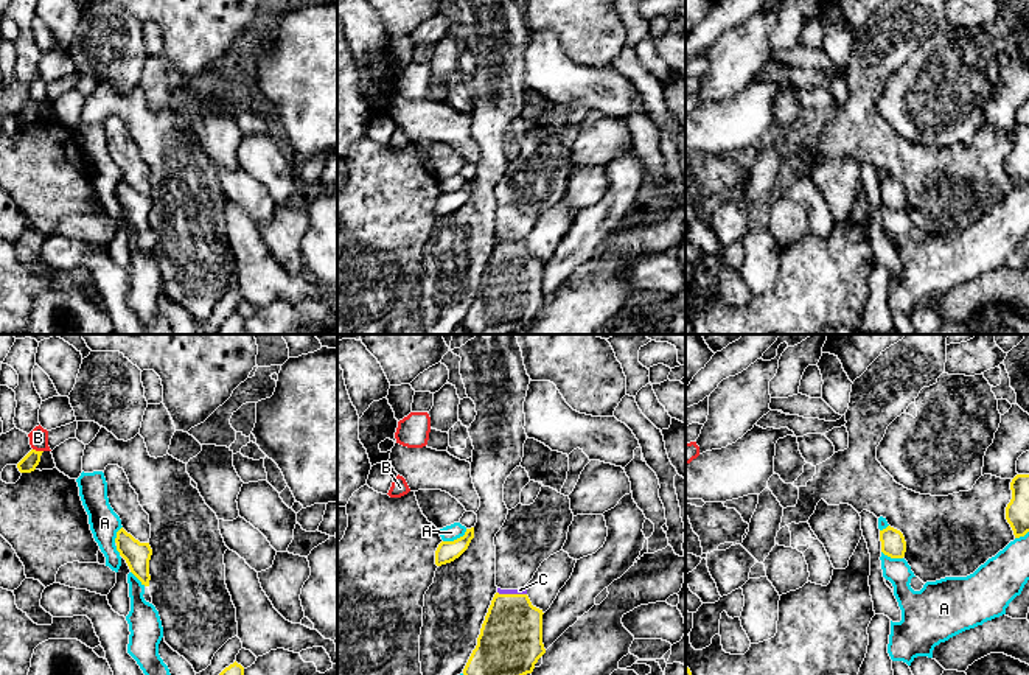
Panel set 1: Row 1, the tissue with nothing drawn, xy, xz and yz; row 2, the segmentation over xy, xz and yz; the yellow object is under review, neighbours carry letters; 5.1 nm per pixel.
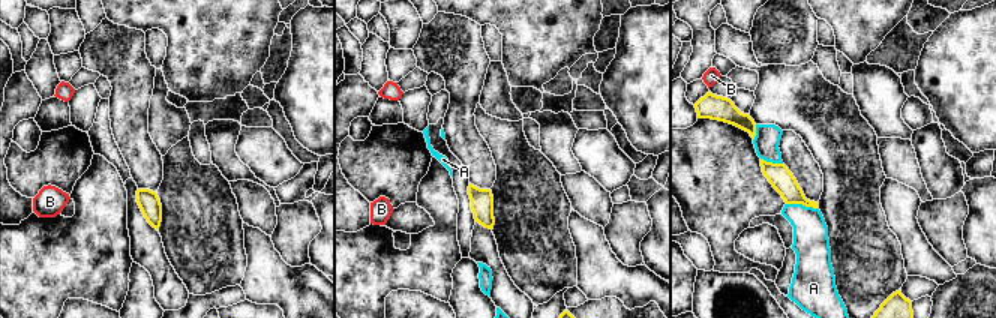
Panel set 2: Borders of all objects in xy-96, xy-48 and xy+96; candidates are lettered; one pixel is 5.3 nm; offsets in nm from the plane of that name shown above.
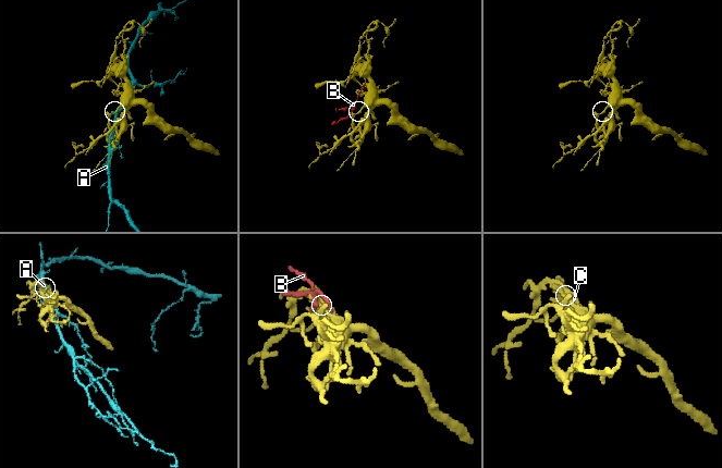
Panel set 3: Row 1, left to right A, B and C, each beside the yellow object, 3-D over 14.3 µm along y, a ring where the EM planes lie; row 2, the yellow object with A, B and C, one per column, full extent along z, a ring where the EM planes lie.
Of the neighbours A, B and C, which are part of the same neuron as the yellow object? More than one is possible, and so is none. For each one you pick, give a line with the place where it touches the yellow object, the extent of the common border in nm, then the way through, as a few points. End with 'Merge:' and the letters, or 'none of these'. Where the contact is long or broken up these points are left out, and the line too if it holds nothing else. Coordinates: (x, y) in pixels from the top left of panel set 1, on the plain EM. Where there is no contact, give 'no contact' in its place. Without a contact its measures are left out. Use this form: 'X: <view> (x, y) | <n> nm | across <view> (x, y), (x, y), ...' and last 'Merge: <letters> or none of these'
C: xz (512, 246) | 150 nm
Merge: C

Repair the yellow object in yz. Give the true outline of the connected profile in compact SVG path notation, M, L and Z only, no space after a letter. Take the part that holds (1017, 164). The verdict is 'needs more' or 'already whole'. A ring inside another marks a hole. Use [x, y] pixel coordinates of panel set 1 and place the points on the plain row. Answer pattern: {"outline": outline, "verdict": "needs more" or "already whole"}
{"outline": "M1017 126L1010 134L1012 151L1006 159L1006 171L1015 190L1029 184L1029 126Z", "verdict": "already whole"}

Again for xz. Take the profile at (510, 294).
{"outline": "M497 240L463 320L468 334L508 334L532 325L546 305L542 266L525 240Z", "verdict": "needs more"}

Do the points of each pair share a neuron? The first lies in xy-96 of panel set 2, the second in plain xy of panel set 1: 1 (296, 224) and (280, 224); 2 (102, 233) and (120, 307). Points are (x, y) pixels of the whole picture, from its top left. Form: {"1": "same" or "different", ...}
{"1": "same", "2": "different"}

